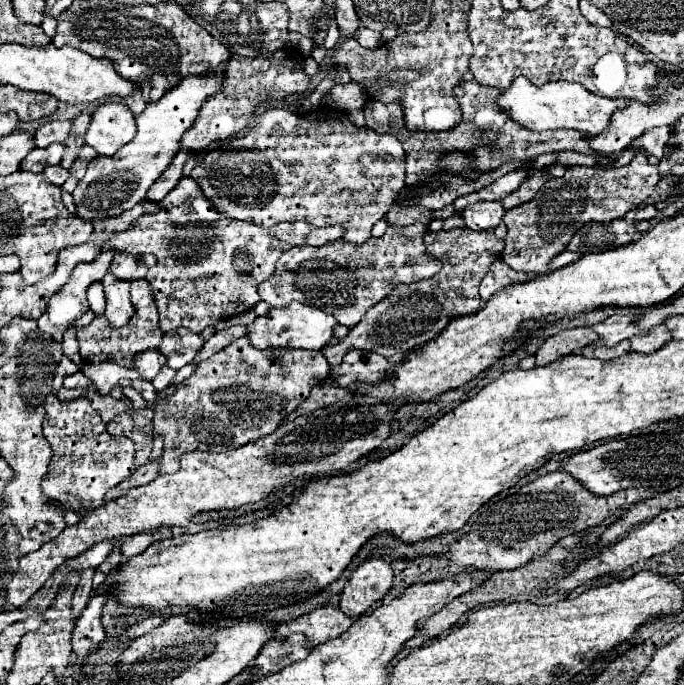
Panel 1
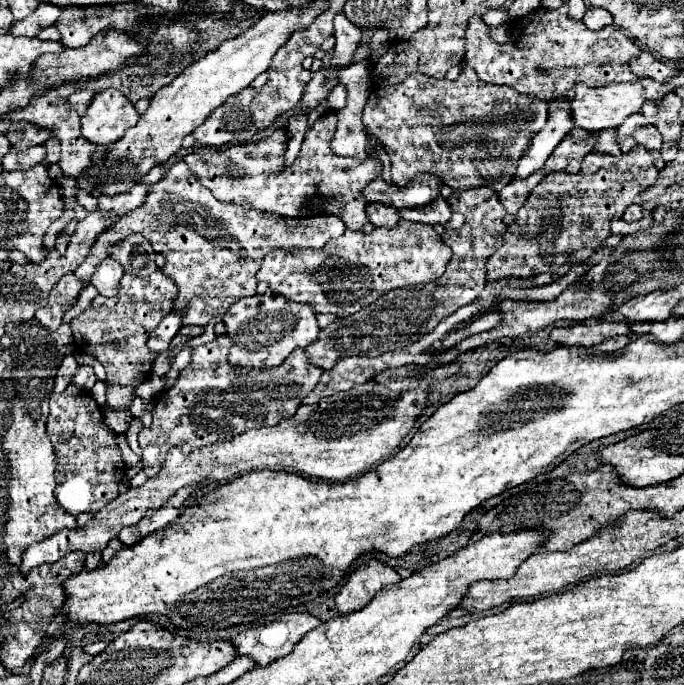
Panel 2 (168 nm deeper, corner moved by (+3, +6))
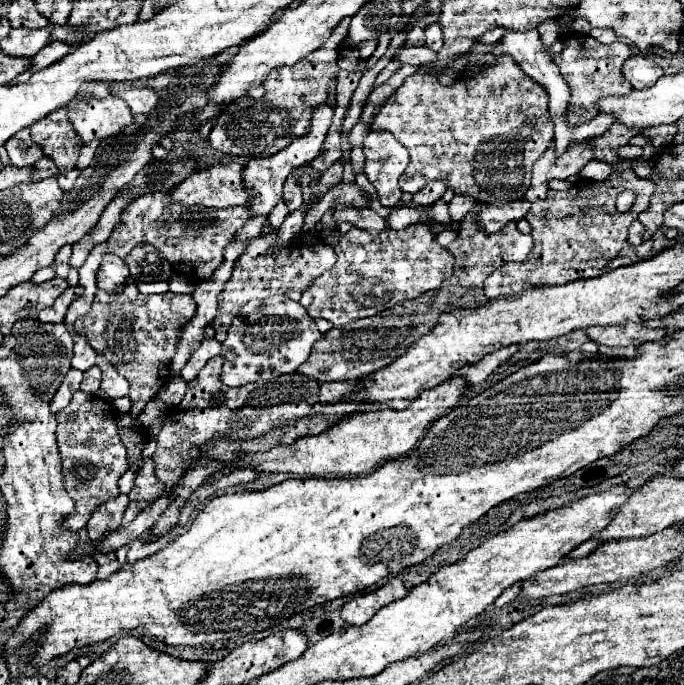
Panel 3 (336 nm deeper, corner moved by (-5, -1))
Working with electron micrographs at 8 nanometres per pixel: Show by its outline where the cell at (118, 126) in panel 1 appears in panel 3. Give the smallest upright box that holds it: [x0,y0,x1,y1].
[68,95,132,143]

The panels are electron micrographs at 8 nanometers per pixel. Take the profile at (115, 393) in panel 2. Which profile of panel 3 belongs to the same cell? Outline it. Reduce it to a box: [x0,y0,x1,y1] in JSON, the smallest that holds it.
[96,357,128,401]

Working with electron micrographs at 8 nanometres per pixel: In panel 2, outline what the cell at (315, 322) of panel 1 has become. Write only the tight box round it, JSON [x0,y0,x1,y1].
[224,290,320,368]

